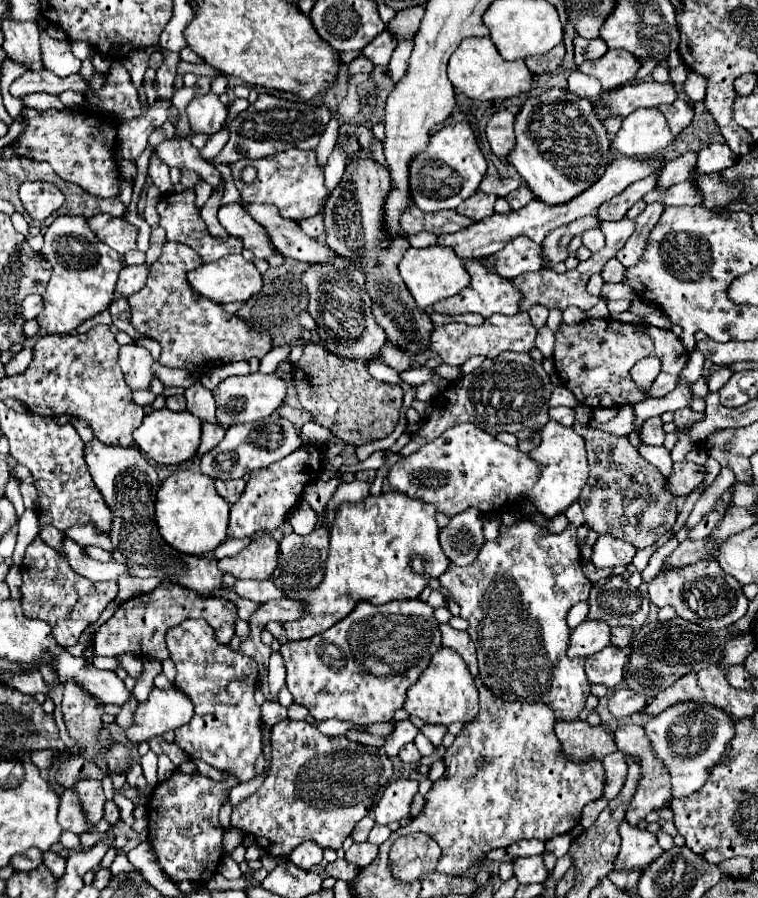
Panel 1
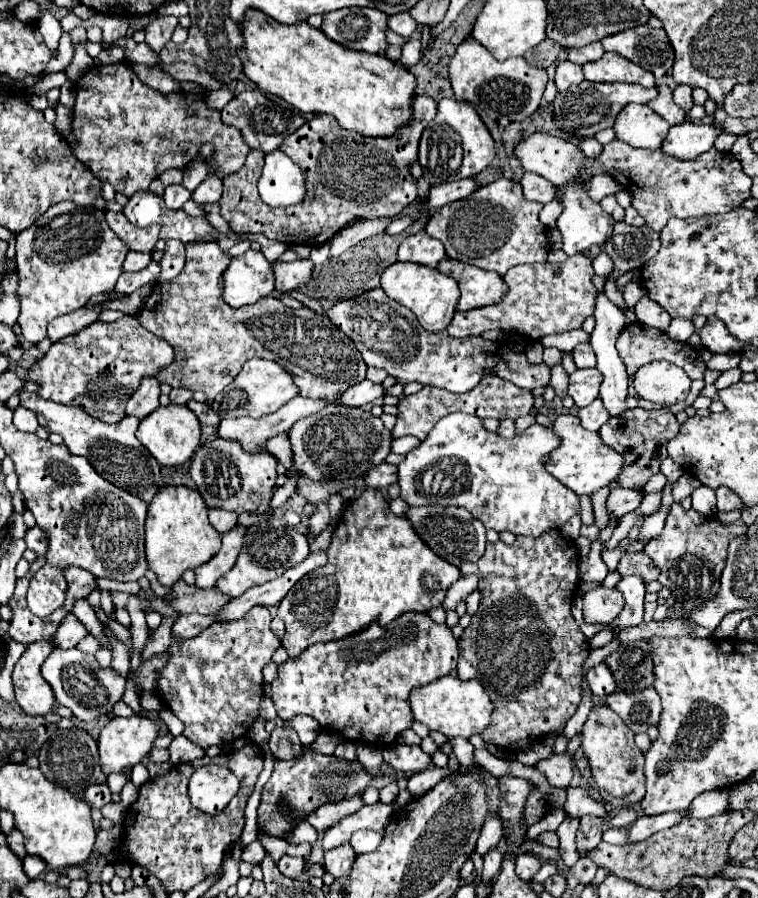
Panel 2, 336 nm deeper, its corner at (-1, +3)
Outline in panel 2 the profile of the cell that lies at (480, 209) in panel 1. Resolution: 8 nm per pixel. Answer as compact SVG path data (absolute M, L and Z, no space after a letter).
M499 178L487 186L477 188L467 198L443 206L429 218L425 232L443 242L447 256L483 270L493 270L503 276L517 264L547 260L547 228L537 222L541 208L543 204L531 202L523 196L519 182Z

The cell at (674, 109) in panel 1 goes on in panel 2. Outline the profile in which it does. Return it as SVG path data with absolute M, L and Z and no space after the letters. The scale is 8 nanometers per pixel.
M655 86L657 88L657 98L653 98L653 100L649 100L647 102L647 106L653 110L653 112L657 112L663 120L667 120L669 124L679 124L679 122L683 122L683 116L685 116L685 112L681 110L681 106L677 106L675 102L673 102L673 90L669 88L669 86Z

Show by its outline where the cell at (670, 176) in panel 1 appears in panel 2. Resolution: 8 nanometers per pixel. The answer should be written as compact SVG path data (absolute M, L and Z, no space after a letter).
M643 296L639 300L639 304L635 306L635 314L637 314L637 320L645 326L653 326L657 330L667 330L669 322L671 322L671 316L661 308L657 306L657 302L651 302L651 298Z

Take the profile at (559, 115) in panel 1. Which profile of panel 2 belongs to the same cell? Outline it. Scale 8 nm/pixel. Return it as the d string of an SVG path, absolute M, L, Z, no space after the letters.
M579 178L579 182L575 182L575 186L563 186L563 190L557 190L557 198L563 202L563 214L557 220L557 228L561 230L563 252L567 256L585 252L591 246L603 246L609 240L615 220L601 210L599 202L589 200L589 196L583 190L583 178Z

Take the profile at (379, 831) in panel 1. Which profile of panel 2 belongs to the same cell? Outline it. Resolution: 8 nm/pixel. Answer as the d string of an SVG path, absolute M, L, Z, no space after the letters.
M355 832L351 836L349 844L355 854L365 854L365 852L375 850L379 846L381 838L383 838L383 834L379 834L379 832Z

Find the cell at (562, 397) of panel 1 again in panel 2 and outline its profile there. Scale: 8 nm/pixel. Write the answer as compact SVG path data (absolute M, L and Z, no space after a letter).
M585 368L585 370L575 370L569 376L569 396L575 400L575 404L587 406L599 396L599 386L603 382L603 376L599 374L597 368Z

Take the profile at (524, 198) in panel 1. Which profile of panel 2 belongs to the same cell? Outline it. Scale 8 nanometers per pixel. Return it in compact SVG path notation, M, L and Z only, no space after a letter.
M525 172L521 186L523 186L523 194L527 200L541 202L541 204L555 200L555 194L557 194L555 186L551 186L551 182L547 182L545 178L541 178L535 172Z

